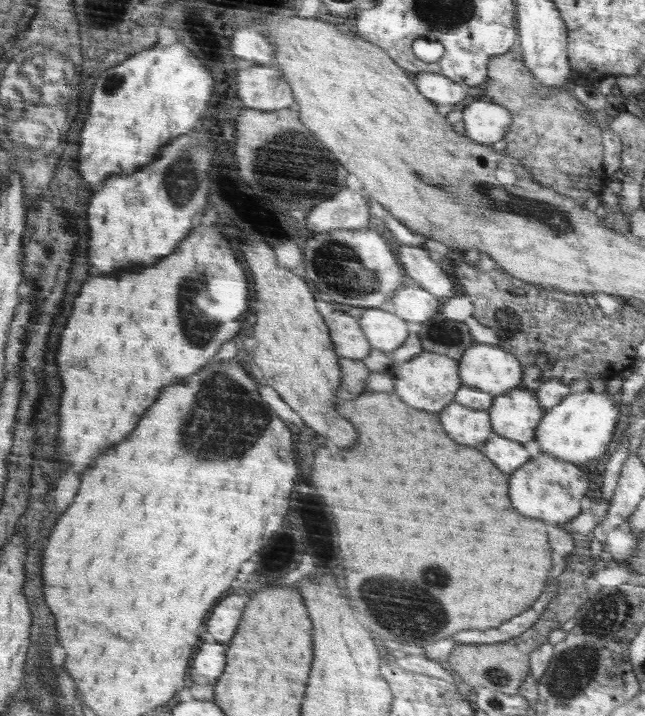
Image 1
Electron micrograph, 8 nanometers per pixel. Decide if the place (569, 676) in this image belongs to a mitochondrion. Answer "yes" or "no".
yes

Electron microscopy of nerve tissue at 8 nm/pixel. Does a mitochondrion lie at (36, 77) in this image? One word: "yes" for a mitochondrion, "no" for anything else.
yes

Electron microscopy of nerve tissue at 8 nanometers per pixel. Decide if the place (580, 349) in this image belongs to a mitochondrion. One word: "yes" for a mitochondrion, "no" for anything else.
no

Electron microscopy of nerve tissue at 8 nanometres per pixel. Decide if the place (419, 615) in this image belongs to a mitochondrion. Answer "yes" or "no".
yes

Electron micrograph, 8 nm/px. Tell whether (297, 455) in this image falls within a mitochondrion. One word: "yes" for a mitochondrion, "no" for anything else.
no

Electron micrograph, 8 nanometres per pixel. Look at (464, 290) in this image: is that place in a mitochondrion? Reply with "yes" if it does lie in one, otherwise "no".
no

